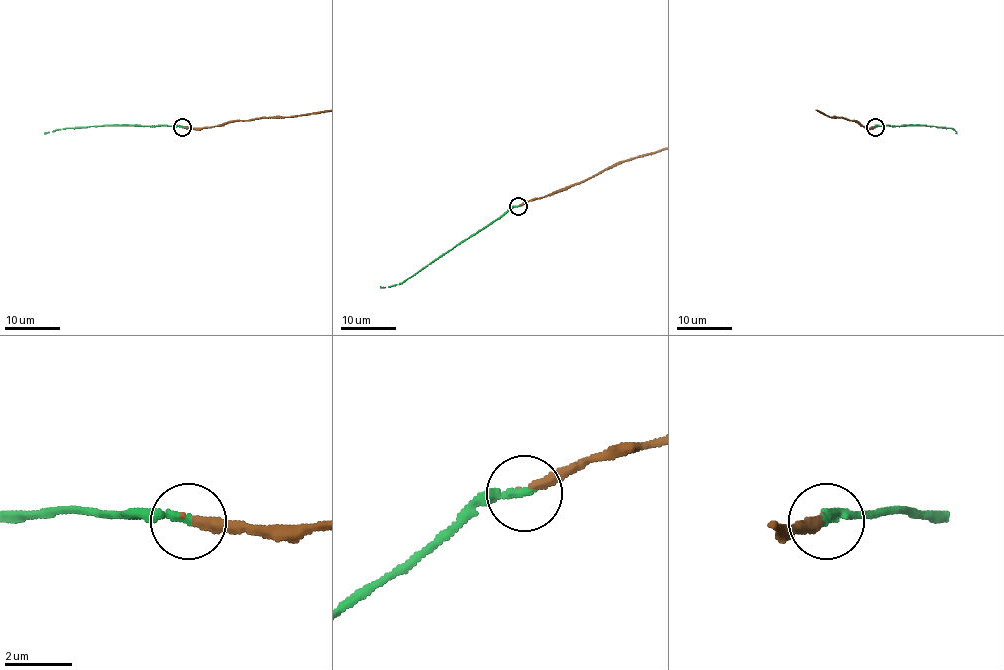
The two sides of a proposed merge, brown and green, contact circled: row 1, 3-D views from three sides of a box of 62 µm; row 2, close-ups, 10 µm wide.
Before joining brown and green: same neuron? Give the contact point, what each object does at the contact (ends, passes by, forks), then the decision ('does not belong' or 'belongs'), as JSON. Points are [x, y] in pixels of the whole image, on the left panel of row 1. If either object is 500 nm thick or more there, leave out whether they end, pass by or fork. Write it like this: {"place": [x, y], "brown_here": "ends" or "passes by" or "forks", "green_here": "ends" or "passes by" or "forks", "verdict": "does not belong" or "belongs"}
{"place": [182, 127], "brown_here": "ends", "green_here": "ends", "verdict": "belongs"}

